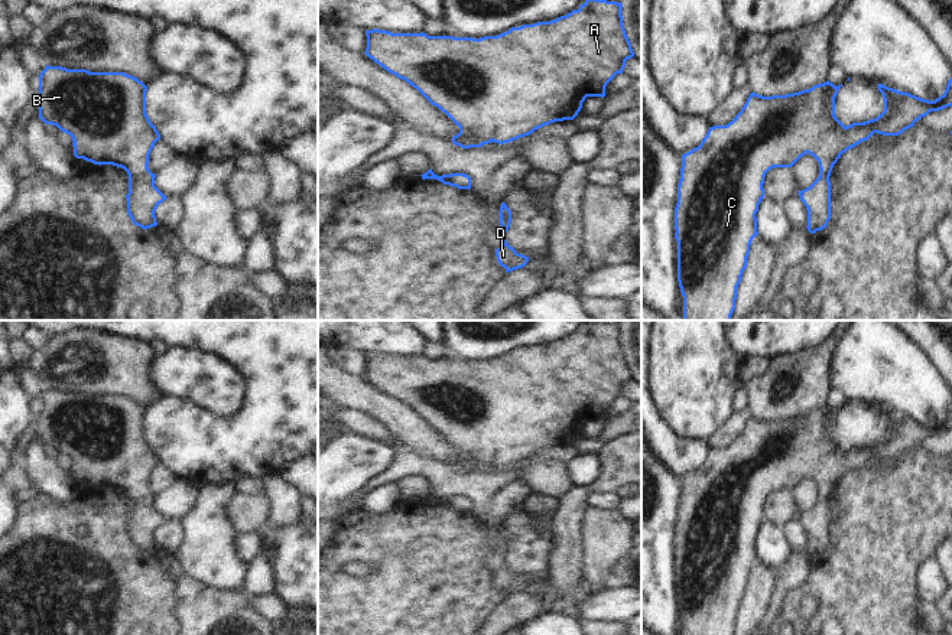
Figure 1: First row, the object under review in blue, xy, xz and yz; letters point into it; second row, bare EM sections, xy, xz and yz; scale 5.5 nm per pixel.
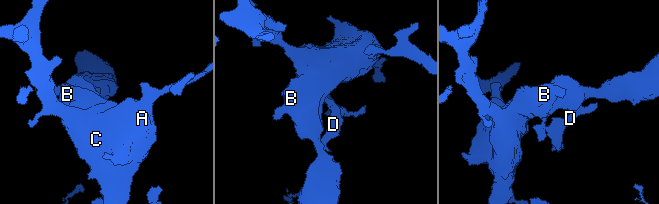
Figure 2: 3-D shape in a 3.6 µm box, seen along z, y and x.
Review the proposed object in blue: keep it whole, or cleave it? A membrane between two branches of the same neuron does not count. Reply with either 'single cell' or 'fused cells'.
single cell

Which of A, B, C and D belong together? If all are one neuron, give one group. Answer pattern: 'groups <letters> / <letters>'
groups A B C D

